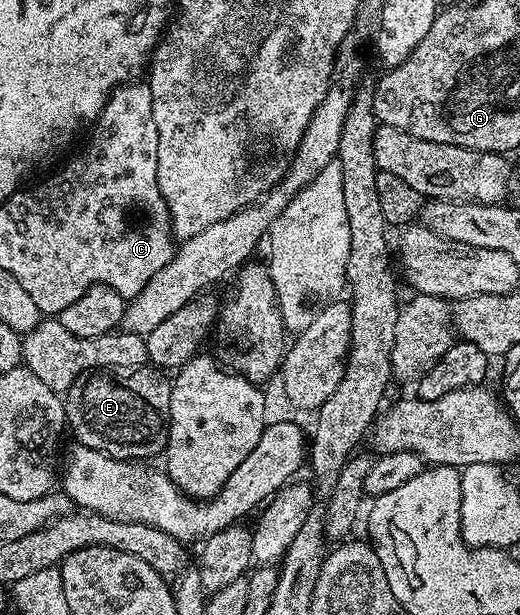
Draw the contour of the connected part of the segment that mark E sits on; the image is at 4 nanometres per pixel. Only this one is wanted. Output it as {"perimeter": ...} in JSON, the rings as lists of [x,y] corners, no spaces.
{"perimeter":[[[150,365],[138,366],[132,370],[122,372],[88,372],[79,375],[75,383],[65,392],[65,422],[75,433],[74,441],[80,446],[88,446],[94,450],[100,450],[103,454],[109,454],[112,458],[122,458],[124,460],[151,460],[154,454],[162,455],[167,449],[167,423],[170,422],[169,408],[171,407],[171,382],[168,375],[158,368],[152,368]]]}

